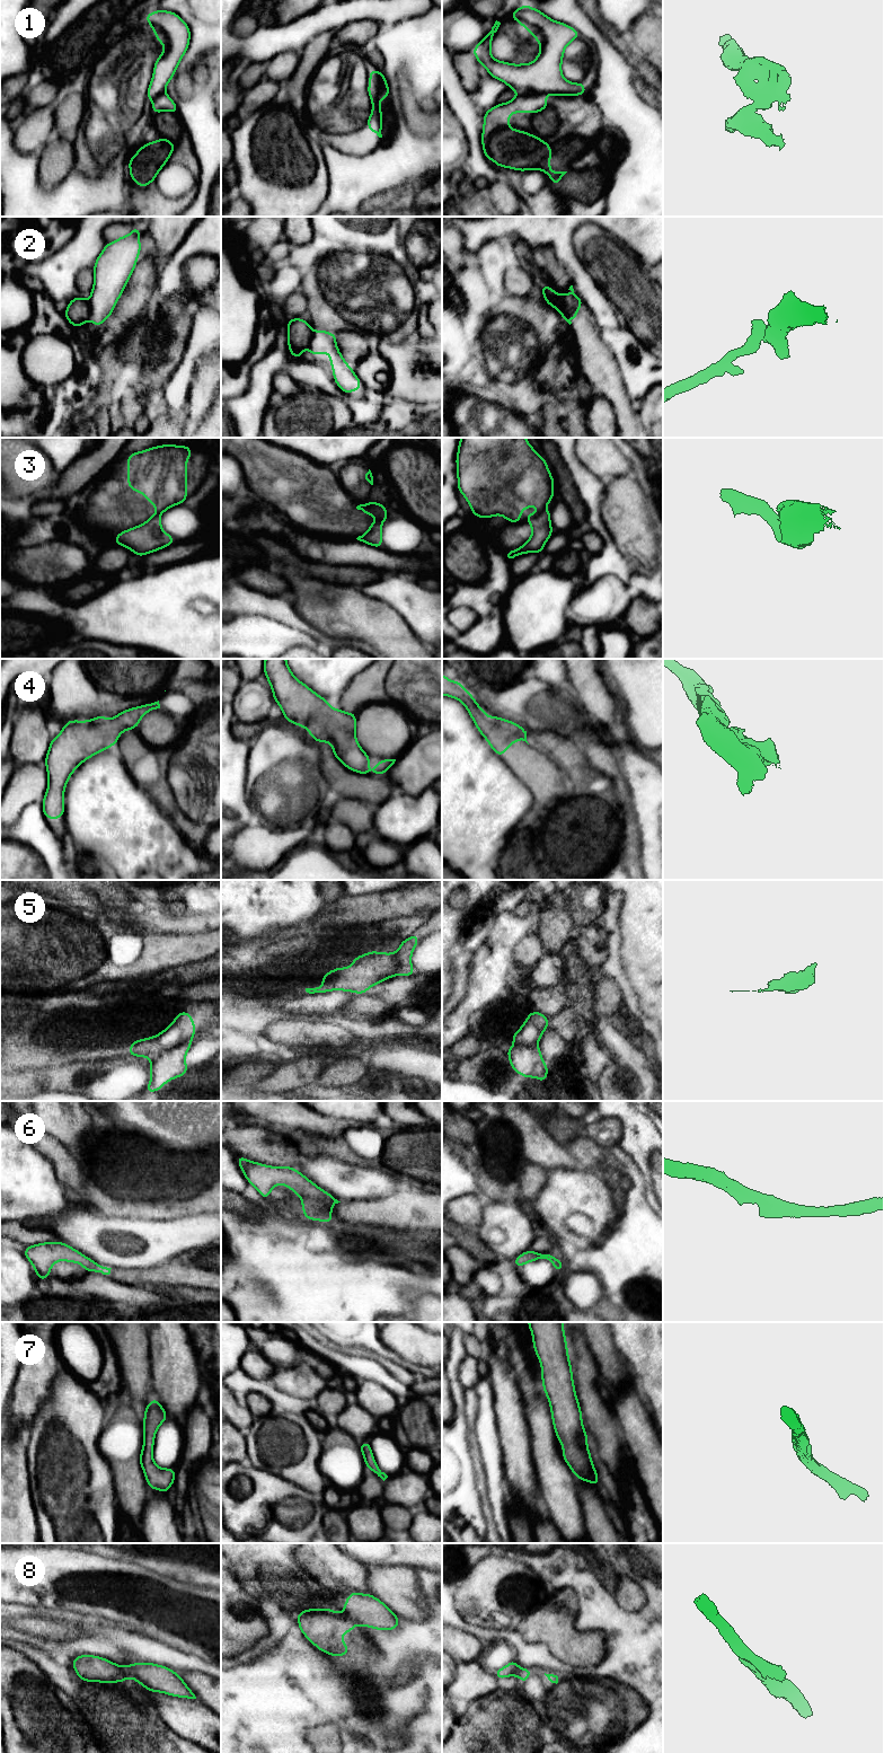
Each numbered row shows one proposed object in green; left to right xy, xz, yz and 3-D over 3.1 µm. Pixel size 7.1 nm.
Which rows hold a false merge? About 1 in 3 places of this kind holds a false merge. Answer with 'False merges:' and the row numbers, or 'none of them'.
False merges: 1, 2, 5, 8

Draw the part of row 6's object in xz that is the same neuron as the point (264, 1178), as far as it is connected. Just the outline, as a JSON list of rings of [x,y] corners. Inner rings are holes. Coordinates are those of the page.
[[[237,1155],[237,1161],[245,1178],[263,1198],[268,1200],[271,1190],[276,1184],[283,1184],[300,1196],[304,1218],[332,1224],[332,1207],[341,1201],[298,1170],[291,1165],[286,1168],[264,1165],[240,1155]]]

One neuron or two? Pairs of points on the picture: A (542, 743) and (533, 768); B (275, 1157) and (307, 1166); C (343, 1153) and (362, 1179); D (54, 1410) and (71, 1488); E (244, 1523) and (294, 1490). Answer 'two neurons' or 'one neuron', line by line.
A: two neurons
B: two neurons
C: two neurons
D: one neuron
E: one neuron

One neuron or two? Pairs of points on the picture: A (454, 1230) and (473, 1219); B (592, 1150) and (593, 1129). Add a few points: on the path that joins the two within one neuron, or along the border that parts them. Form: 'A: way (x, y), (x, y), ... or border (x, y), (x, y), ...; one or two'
A: border (453, 1221), (465, 1229), (476, 1232); two
B: border (583, 1134), (607, 1150); two

